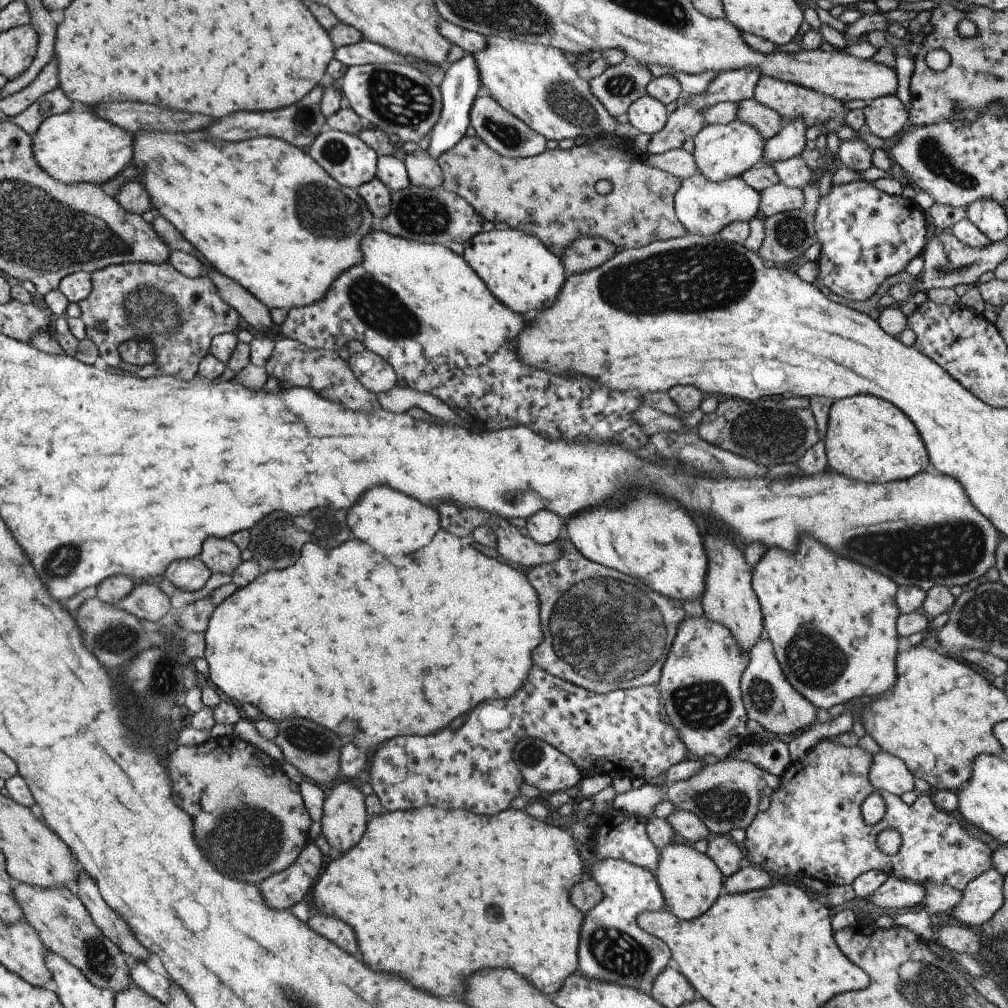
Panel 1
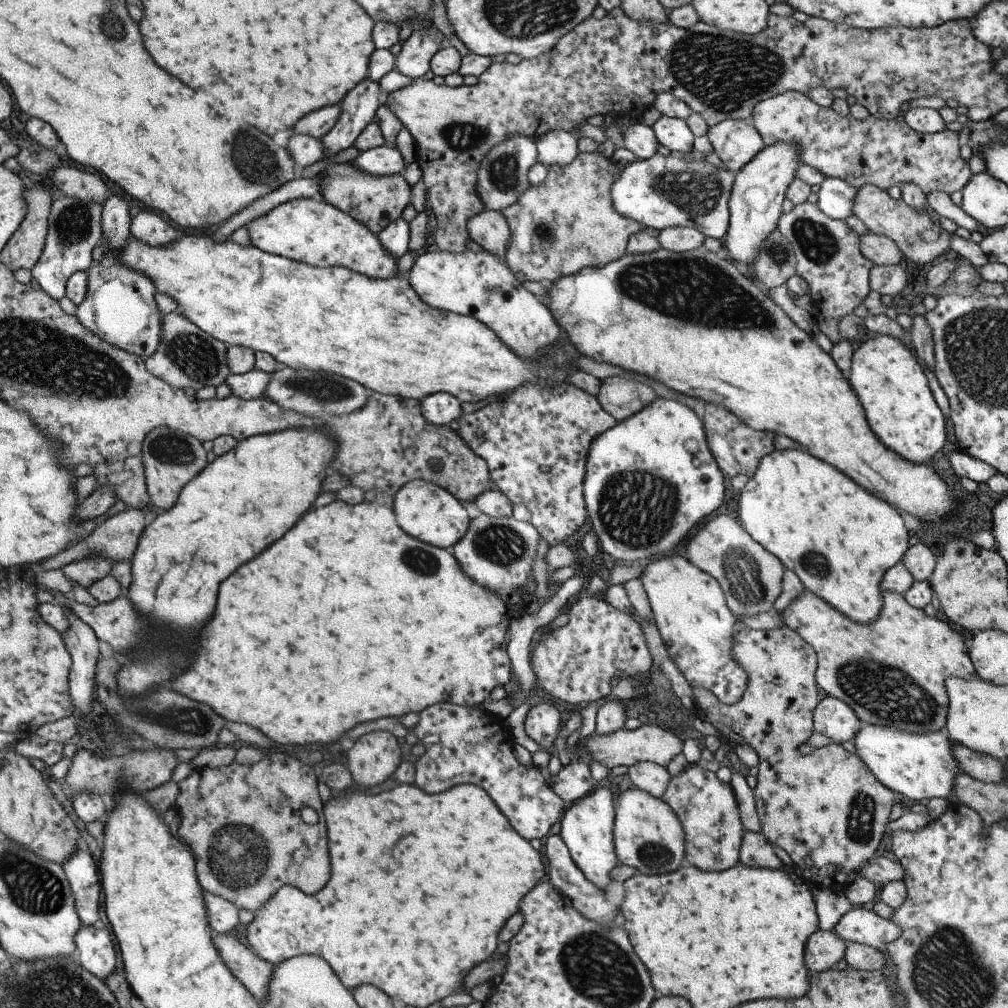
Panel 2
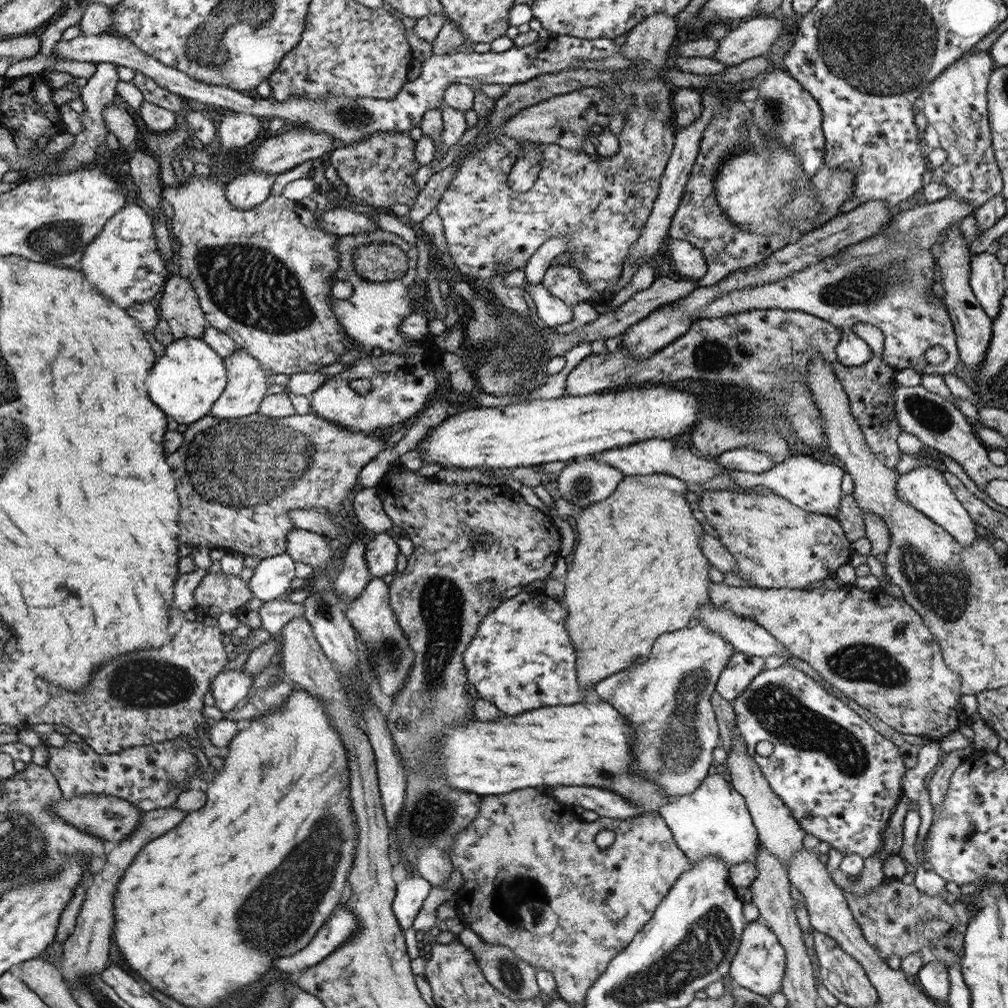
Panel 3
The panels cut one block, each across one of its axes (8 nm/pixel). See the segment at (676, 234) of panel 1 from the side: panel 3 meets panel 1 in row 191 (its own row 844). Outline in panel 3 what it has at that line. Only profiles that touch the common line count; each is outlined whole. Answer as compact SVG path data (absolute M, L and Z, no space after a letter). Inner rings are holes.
M523 788L513 790L508 794L483 795L480 801L480 810L472 825L456 833L455 840L451 841L452 866L462 874L464 896L460 900L454 900L458 906L457 917L464 927L469 927L484 941L493 945L506 945L526 963L534 968L542 967L548 970L554 977L557 992L560 997L570 1004L585 1004L587 992L598 977L606 970L610 961L622 952L630 944L630 941L642 930L642 927L653 917L660 901L672 889L674 882L678 880L682 872L686 872L693 865L686 854L675 844L674 835L666 821L658 811L643 813L628 820L608 817L598 817L593 822L584 821L575 813L571 805L559 803L554 797L545 794L539 788ZM600 830L613 830L616 833L616 841L606 850L600 850L596 845L595 838Z

